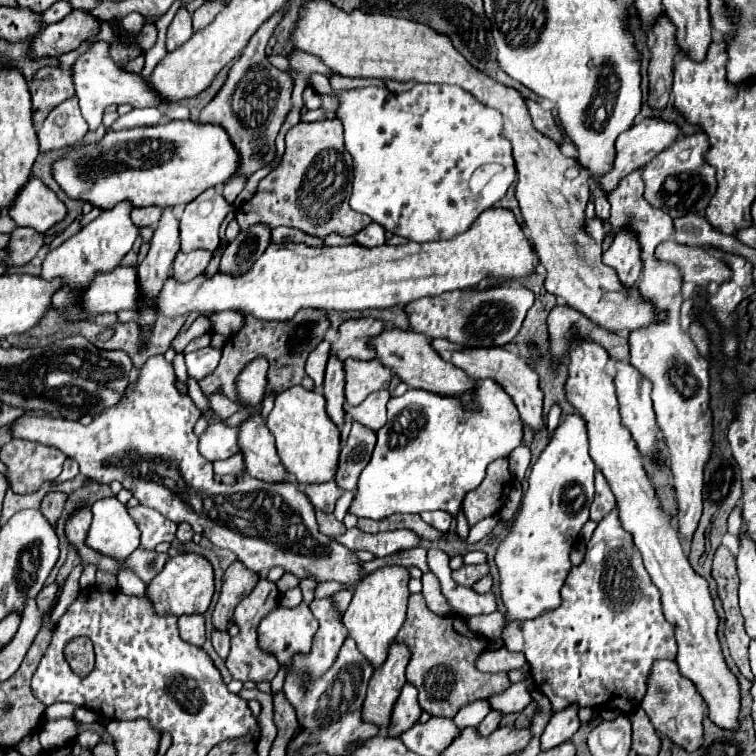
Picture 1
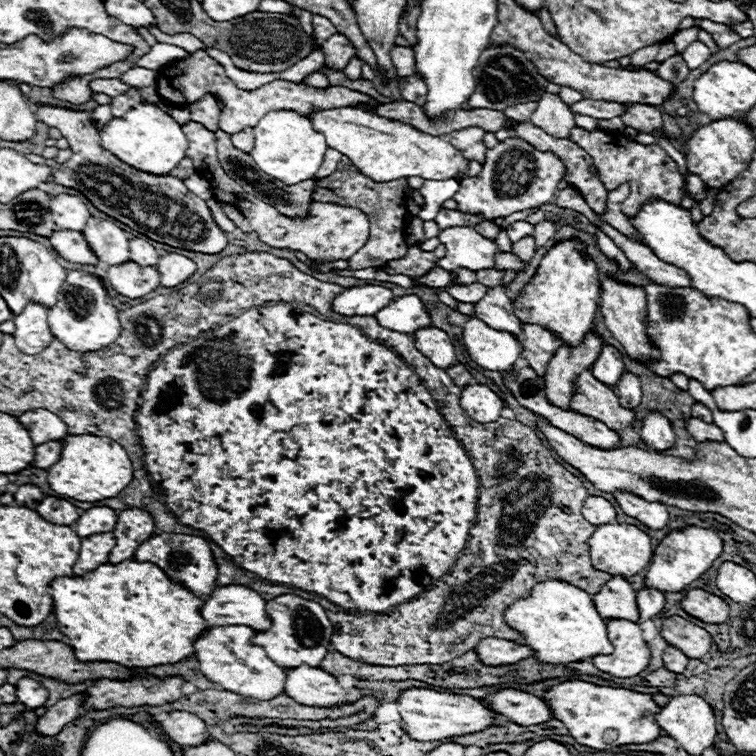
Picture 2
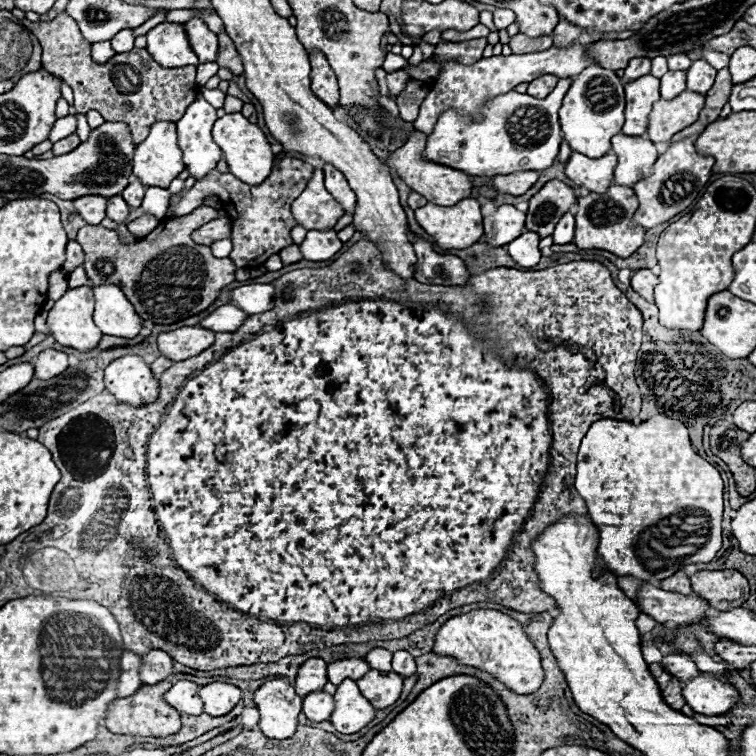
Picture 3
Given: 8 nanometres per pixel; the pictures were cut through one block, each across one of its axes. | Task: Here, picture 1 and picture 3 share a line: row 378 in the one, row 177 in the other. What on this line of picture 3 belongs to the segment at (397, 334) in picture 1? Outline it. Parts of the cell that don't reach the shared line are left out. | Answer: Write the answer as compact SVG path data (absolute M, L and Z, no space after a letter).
M414 132L400 150L396 150L394 154L388 156L386 164L390 168L396 168L398 176L410 186L410 190L422 194L428 202L434 202L434 204L440 204L440 206L454 206L456 202L460 202L464 198L476 198L474 196L476 184L472 182L472 176L468 176L460 170L454 170L454 168L440 166L440 164L424 160L422 158L424 146L426 146L426 136L422 132Z

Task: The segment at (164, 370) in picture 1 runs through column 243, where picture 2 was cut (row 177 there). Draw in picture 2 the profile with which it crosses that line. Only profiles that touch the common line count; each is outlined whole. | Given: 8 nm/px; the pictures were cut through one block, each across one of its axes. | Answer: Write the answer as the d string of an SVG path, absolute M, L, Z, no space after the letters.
M508 138L486 150L482 172L476 178L462 180L454 200L458 202L460 212L480 214L486 220L506 218L512 212L540 208L542 204L550 202L560 180L564 180L564 166L554 154L540 152L520 138Z

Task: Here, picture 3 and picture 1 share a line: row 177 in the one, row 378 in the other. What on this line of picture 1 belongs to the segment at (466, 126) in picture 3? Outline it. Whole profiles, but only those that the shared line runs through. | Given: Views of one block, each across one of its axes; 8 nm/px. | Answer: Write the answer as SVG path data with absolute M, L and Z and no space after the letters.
M492 378L476 380L470 404L462 404L460 396L440 396L428 390L408 390L400 398L388 402L388 422L378 430L378 444L368 466L358 480L358 494L350 504L350 512L358 518L382 520L392 514L420 514L424 510L446 510L456 518L460 504L472 488L484 480L486 466L498 458L510 456L522 444L522 420L512 396Z

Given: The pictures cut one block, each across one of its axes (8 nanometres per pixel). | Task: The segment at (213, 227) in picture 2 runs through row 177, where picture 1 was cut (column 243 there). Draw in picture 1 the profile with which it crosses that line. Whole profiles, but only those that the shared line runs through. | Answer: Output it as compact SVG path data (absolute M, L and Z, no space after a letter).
M286 8L276 12L276 16L272 16L268 22L264 22L256 30L256 36L252 36L252 40L248 42L248 48L244 48L242 56L228 70L224 86L202 108L200 120L198 120L198 122L224 124L226 132L232 136L232 142L236 144L236 148L240 148L240 154L244 156L244 166L238 172L244 176L254 174L258 168L264 166L264 162L270 162L274 158L276 134L292 108L292 104L290 104L292 78L286 76L282 70L274 68L266 60L266 52L264 52L266 42L272 36L276 24L280 22L284 10Z

